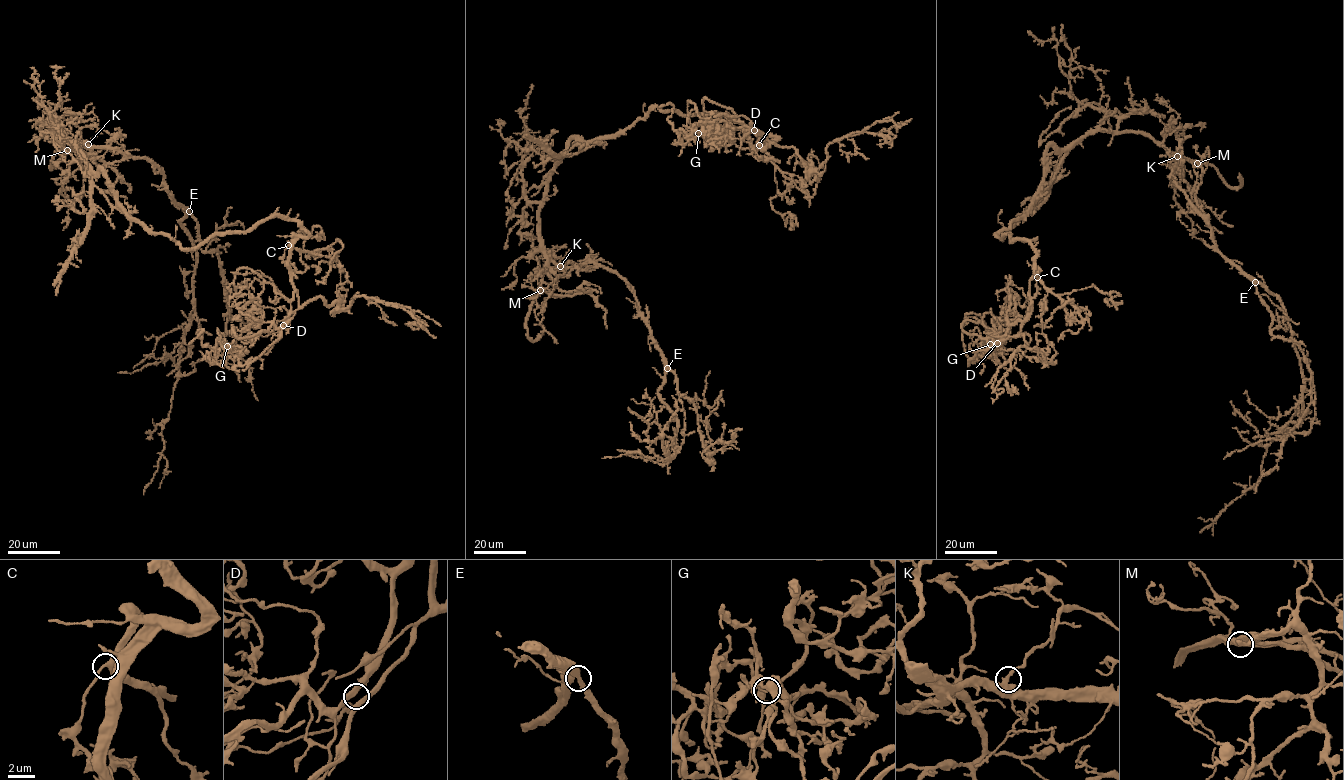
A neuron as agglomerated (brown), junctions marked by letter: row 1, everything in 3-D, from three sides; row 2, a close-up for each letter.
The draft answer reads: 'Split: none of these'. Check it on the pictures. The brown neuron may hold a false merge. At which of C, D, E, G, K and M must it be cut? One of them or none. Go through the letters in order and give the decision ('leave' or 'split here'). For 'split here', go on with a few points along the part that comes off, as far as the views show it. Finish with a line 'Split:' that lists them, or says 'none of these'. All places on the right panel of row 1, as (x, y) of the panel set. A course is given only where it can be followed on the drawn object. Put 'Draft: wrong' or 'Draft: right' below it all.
C: leave
D: leave
E: leave
G: leave
K: leave
M: leave
Split: none of these
Draft: right

